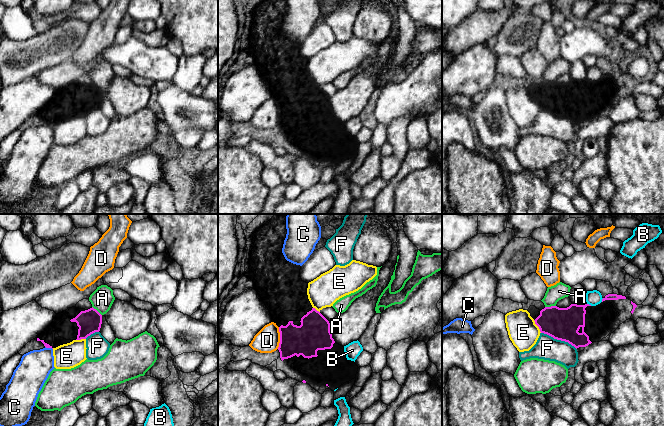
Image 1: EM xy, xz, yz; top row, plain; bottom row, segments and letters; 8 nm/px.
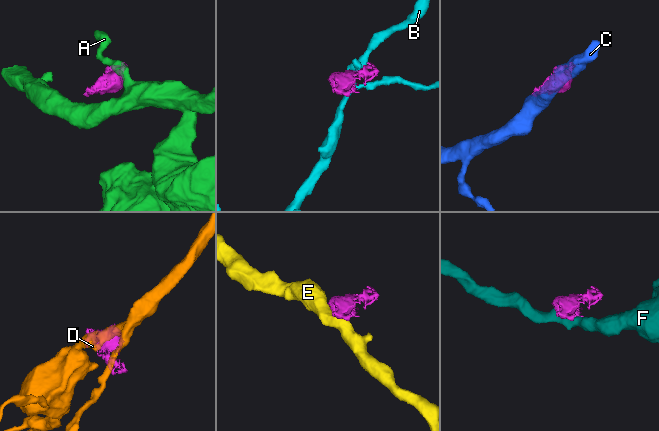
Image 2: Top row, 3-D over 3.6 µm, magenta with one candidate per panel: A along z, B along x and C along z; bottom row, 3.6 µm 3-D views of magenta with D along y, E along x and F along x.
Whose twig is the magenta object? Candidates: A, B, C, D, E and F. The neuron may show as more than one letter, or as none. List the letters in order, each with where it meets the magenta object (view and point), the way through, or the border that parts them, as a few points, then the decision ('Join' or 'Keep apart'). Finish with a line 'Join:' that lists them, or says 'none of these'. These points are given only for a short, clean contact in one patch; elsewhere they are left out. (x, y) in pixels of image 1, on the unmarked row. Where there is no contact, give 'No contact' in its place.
A: Touches magenta at yz (551, 82). Boundary: yz (555, 81), (545, 83). Keep apart
B: Touches magenta at yz (588, 80). Boundary: yz (587, 79), (591, 81). Keep apart
C: Touches magenta at xy (49, 123). Boundary: xy (45, 122), (52, 125). Keep apart
D: Touches magenta at xz (280, 114). Boundary: xz (279, 103), (279, 122), (277, 124). Keep apart
E: Touches magenta at yz (537, 101). Keep apart
F: Touches magenta at yz (559, 115). Boundary: yz (541, 108), (567, 117), (576, 125). Keep apart
Join: none of these

